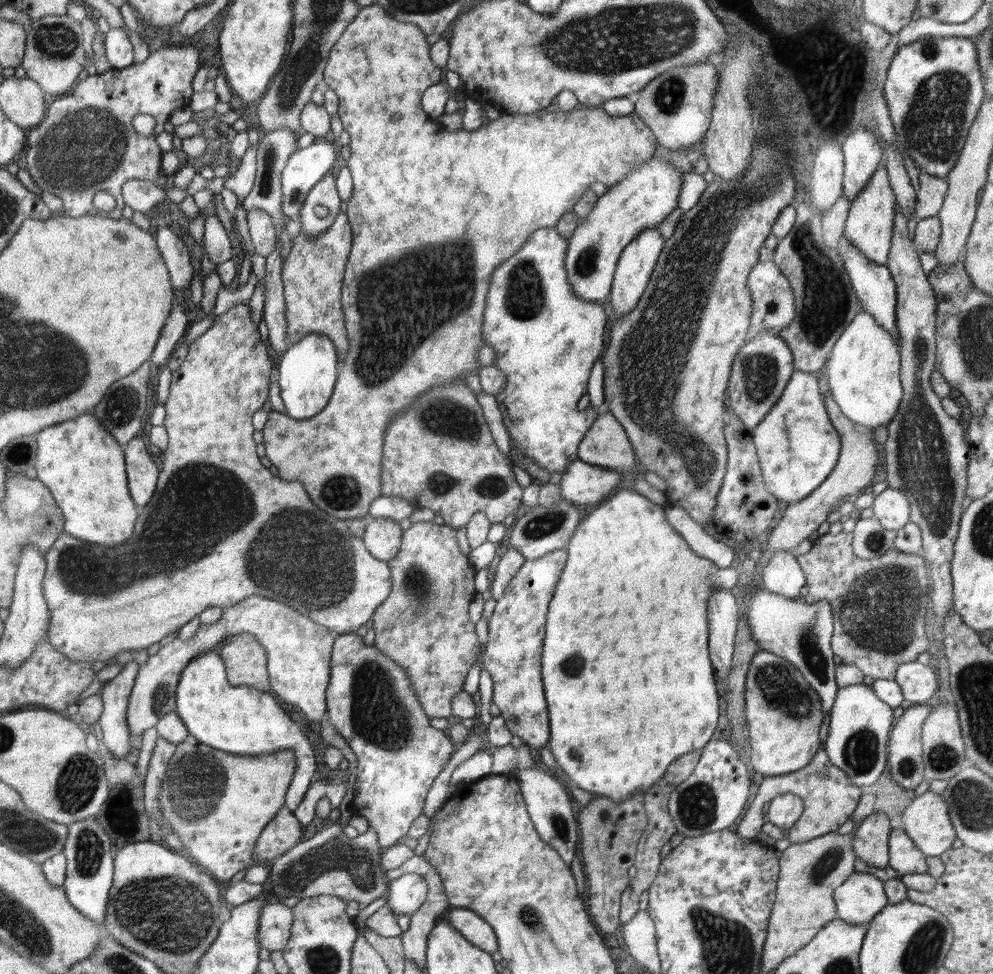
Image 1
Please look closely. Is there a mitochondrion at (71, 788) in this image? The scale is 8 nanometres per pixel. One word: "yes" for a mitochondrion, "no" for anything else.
yes

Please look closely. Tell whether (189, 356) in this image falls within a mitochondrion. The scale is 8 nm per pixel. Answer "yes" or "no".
no

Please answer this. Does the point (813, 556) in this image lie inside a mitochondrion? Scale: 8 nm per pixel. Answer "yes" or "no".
no

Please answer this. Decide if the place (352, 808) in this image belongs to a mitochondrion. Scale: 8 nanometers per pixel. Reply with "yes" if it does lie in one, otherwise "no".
no

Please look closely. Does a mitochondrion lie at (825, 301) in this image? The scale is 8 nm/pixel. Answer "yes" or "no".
yes

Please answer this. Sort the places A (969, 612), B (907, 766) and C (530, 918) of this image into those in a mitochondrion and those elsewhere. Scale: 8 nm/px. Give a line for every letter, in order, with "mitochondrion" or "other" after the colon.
A: other
B: mitochondrion
C: mitochondrion

